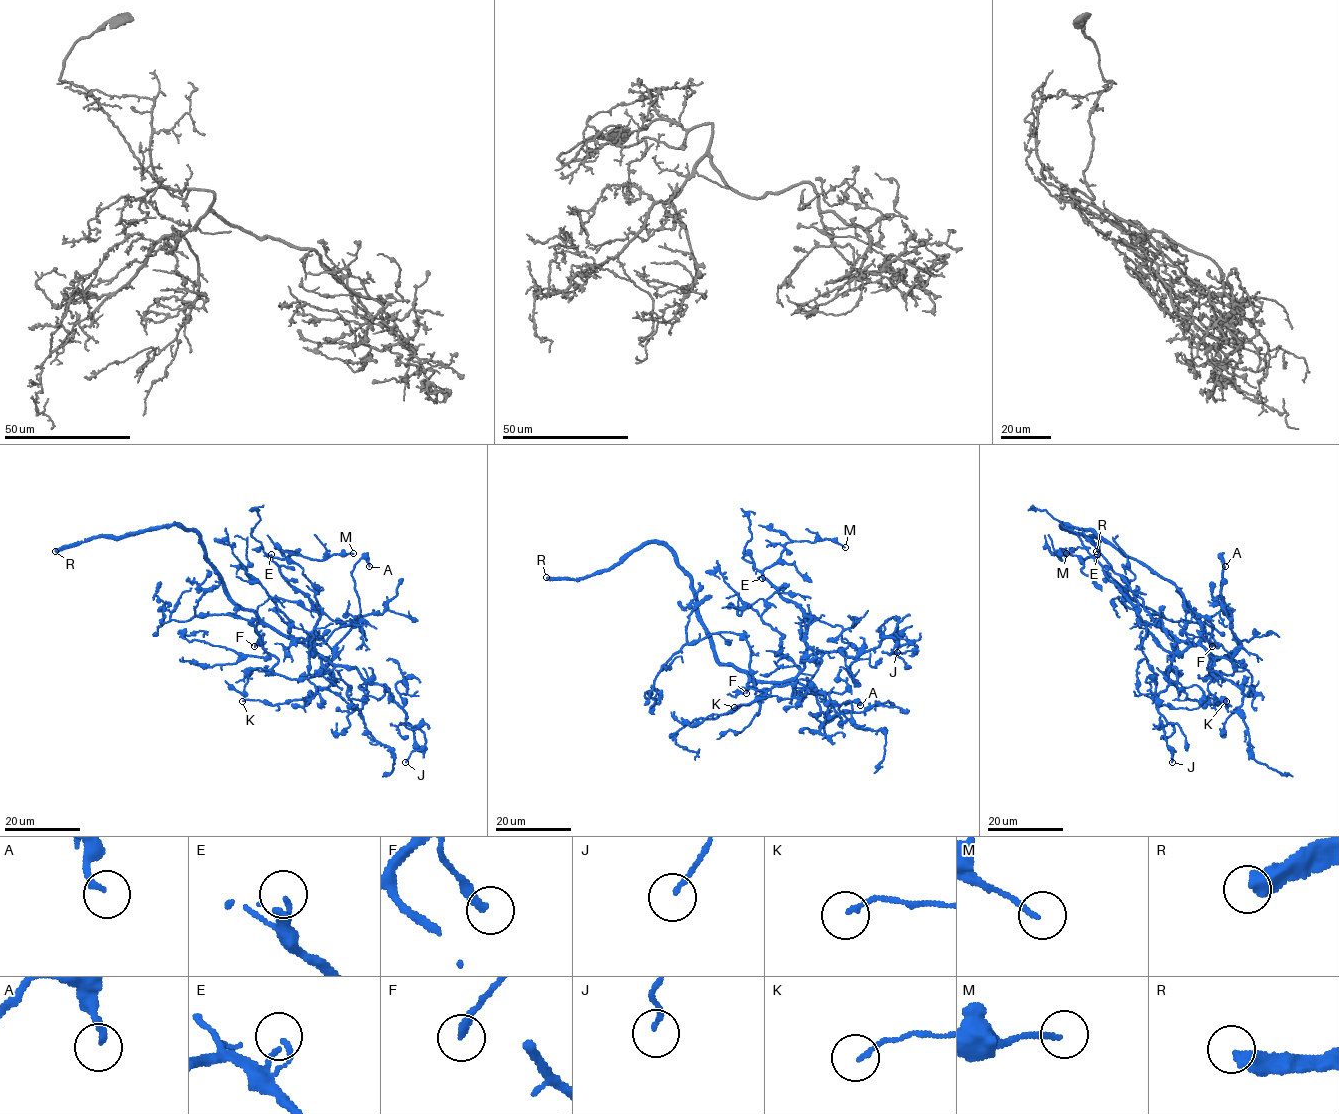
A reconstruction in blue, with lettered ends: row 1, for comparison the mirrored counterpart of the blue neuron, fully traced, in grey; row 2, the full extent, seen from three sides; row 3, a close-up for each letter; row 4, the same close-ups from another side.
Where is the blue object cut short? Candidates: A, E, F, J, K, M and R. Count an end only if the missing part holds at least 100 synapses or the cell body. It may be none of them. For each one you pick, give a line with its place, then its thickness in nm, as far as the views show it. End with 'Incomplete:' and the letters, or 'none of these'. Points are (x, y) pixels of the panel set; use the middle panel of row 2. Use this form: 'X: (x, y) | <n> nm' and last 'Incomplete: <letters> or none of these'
R: (546, 577) | 480 nm
Incomplete: R

